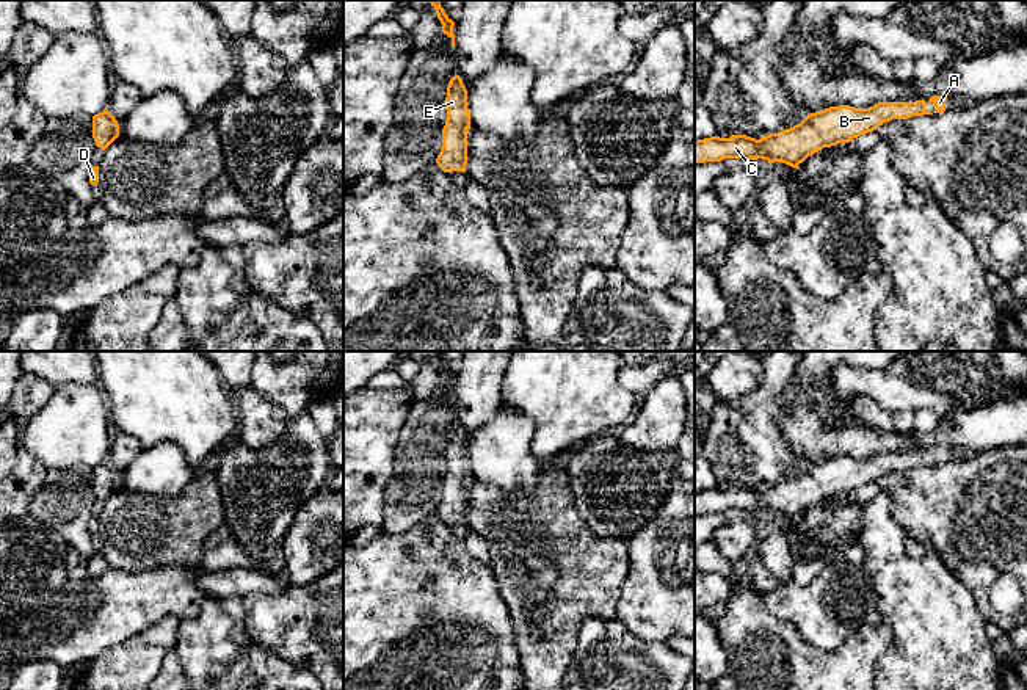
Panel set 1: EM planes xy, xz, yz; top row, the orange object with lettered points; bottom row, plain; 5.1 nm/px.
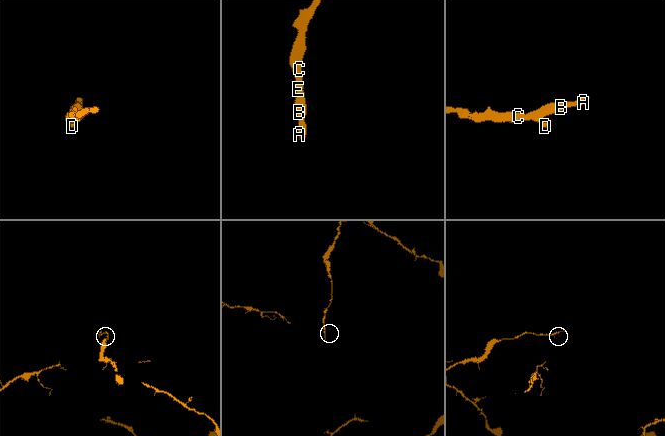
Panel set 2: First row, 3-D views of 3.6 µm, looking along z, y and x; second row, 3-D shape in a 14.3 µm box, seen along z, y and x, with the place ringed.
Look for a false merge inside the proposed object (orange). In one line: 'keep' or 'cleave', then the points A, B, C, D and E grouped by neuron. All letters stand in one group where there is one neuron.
keep; groups A B C D E

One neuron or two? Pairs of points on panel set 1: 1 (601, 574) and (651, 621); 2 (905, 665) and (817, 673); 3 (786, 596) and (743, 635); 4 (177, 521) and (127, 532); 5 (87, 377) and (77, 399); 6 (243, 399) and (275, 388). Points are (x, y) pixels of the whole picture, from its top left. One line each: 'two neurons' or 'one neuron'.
1: two neurons
2: two neurons
3: two neurons
4: one neuron
5: two neurons
6: two neurons

